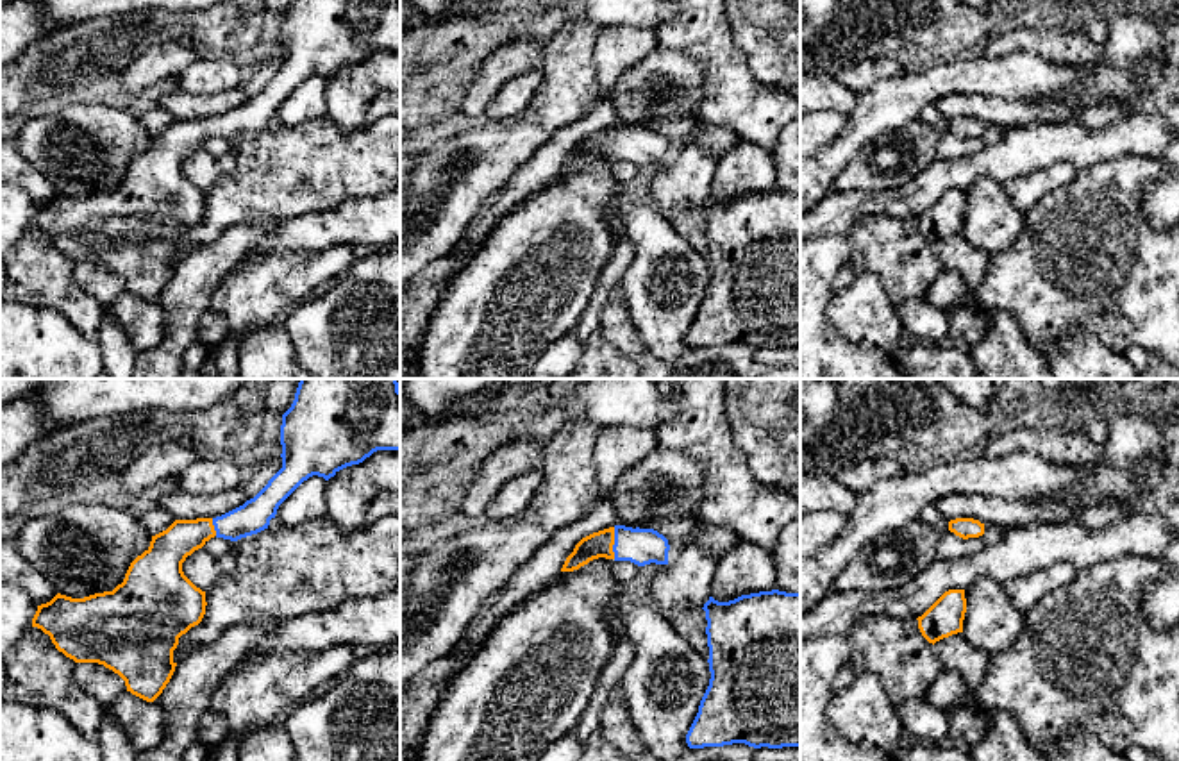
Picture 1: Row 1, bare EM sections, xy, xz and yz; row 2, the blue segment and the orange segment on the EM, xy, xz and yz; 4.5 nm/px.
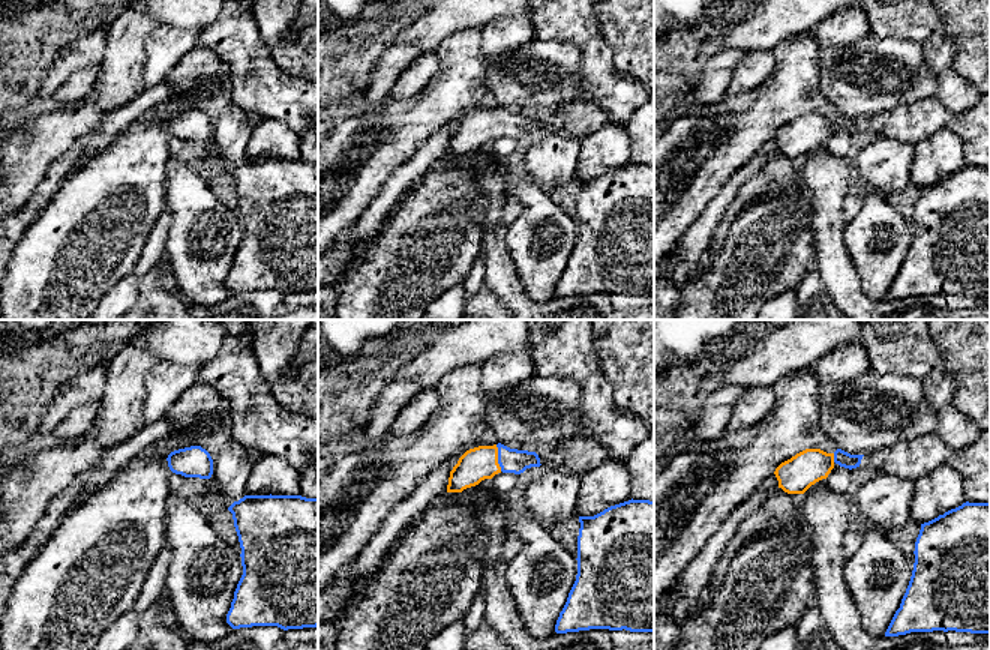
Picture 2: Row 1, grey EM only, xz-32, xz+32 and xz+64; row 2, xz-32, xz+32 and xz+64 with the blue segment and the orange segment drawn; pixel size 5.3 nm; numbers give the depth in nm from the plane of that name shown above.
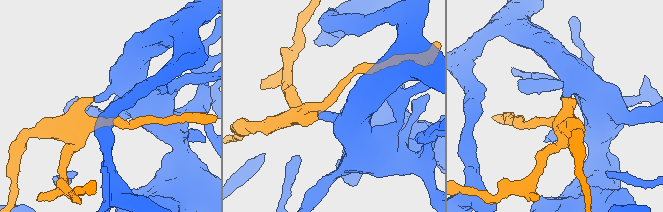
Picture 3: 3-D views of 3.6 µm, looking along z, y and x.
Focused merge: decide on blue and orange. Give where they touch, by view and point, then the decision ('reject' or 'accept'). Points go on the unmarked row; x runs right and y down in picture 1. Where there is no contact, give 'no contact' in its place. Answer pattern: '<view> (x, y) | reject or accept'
xz (615, 143) | accept

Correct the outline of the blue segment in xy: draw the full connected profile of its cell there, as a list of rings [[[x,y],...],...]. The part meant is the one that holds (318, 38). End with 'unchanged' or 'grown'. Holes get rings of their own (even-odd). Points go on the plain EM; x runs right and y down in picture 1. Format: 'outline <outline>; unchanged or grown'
outline [[[293,0],[280,25],[282,68],[243,105],[216,116],[175,120],[152,136],[121,184],[113,191],[71,198],[57,193],[38,205],[32,227],[50,236],[59,252],[75,263],[98,263],[118,273],[132,295],[154,302],[170,282],[179,238],[205,214],[205,191],[182,171],[182,163],[211,138],[238,141],[268,129],[279,105],[309,77],[329,80],[339,70],[359,64],[377,50],[400,50],[400,0]]]; grown

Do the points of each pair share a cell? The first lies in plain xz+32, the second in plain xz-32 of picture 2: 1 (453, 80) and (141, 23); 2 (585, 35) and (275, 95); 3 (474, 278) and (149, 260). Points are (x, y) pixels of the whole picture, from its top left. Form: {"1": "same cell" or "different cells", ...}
{"1": "same cell", "2": "same cell", "3": "same cell"}

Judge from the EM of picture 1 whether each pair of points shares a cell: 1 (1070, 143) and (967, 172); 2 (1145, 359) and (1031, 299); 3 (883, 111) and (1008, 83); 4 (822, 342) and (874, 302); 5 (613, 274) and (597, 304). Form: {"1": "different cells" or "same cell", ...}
{"1": "same cell", "2": "different cells", "3": "same cell", "4": "different cells", "5": "same cell"}

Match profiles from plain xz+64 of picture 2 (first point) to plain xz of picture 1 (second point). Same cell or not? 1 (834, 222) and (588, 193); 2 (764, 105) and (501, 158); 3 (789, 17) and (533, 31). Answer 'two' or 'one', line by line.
1: two
2: one
3: one

